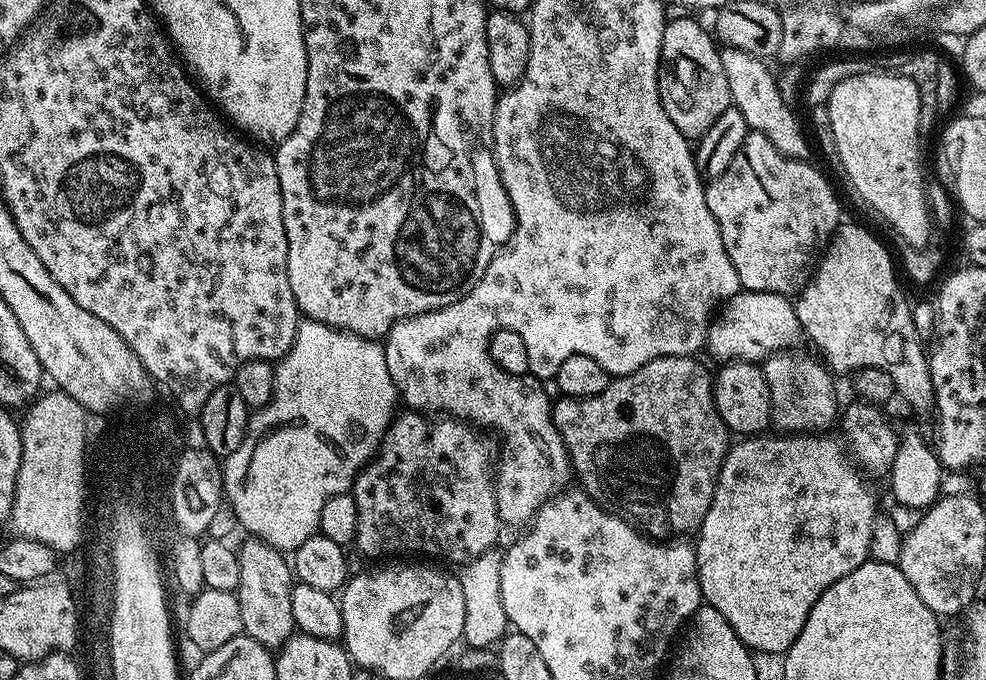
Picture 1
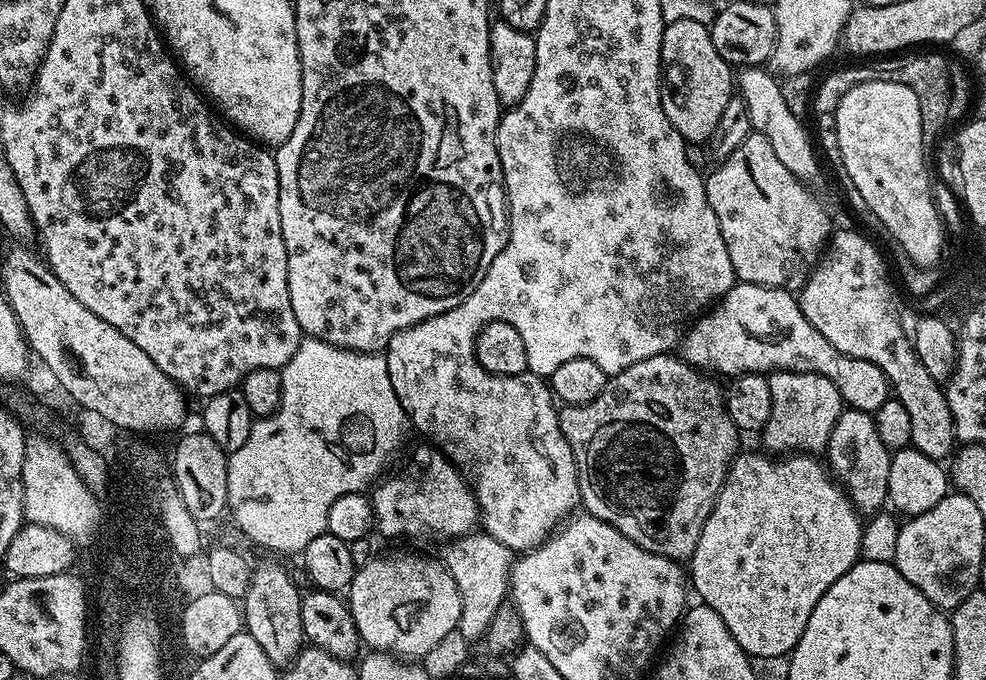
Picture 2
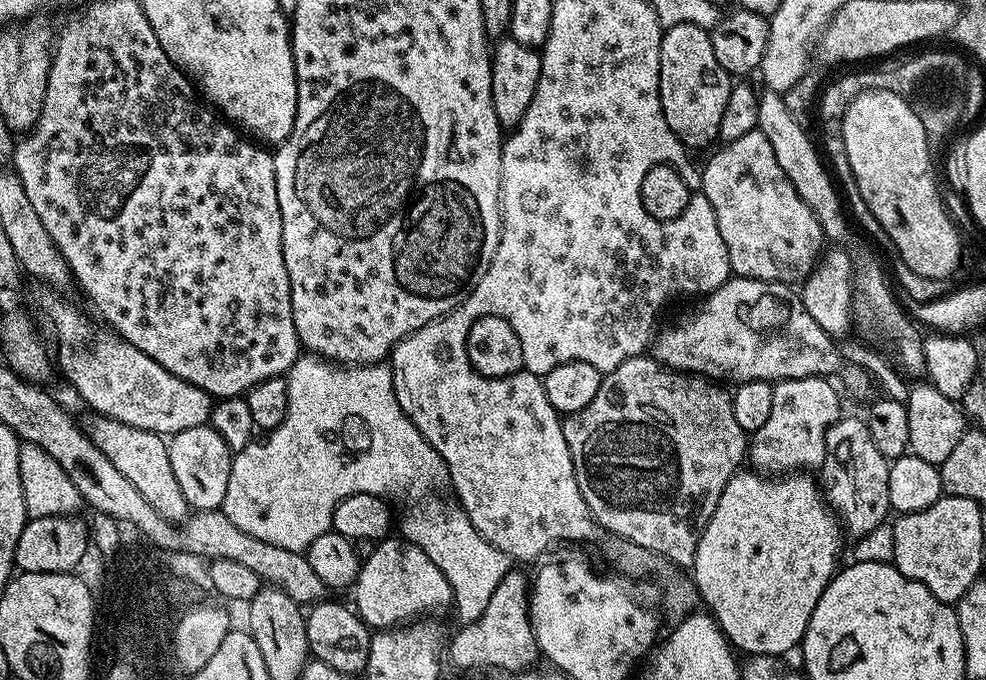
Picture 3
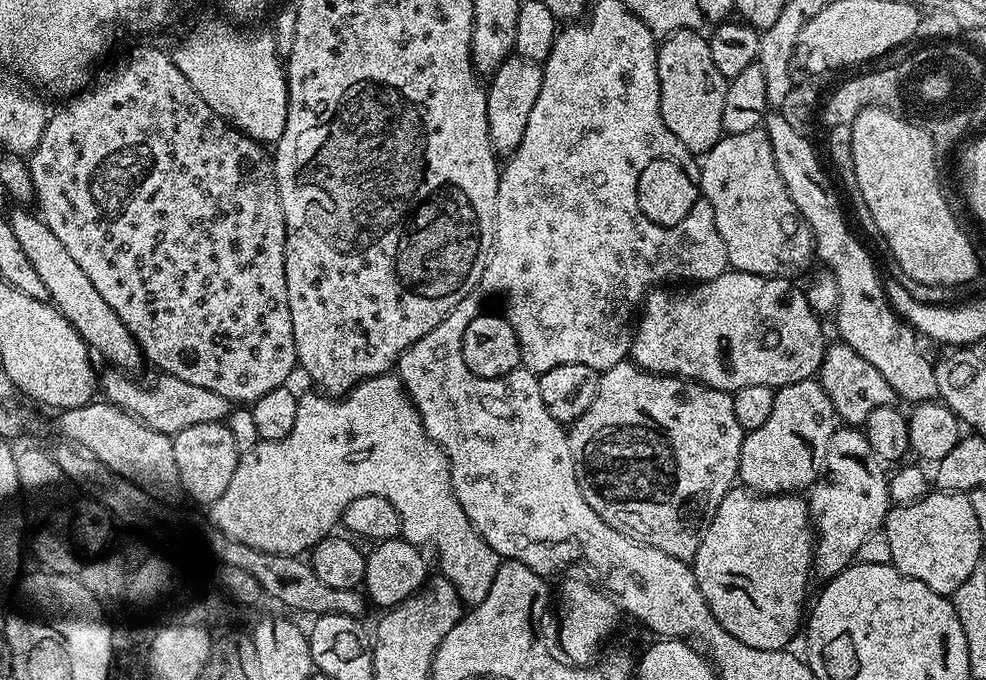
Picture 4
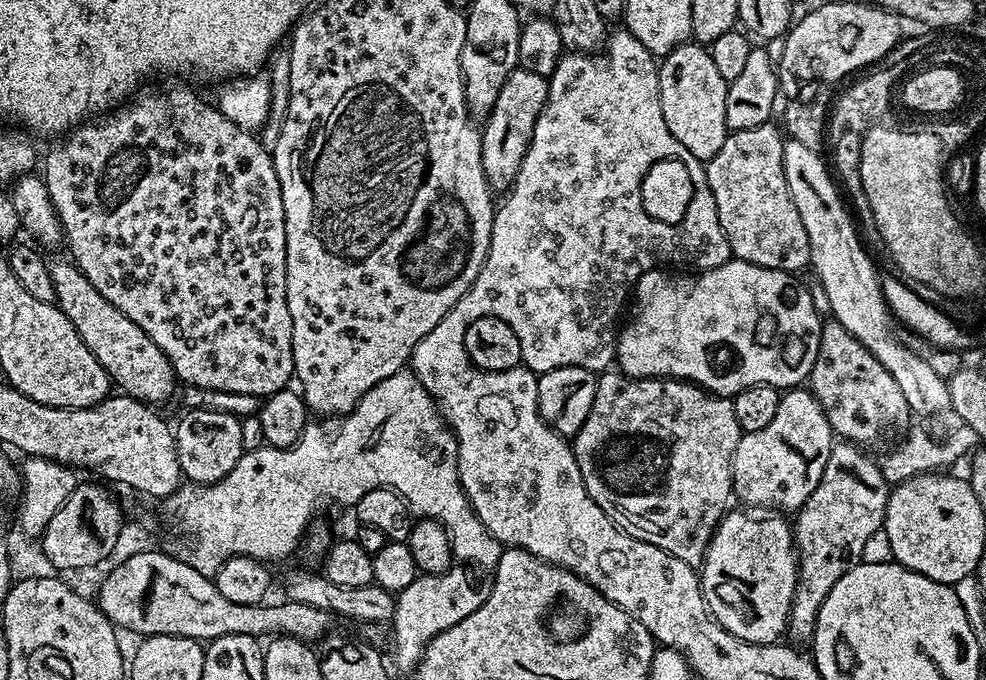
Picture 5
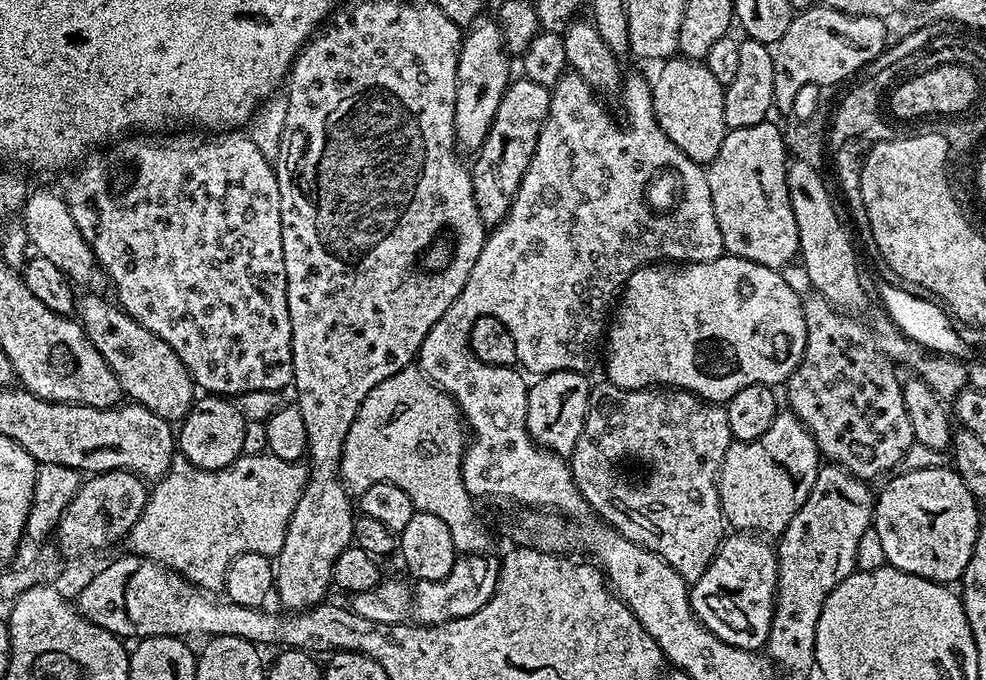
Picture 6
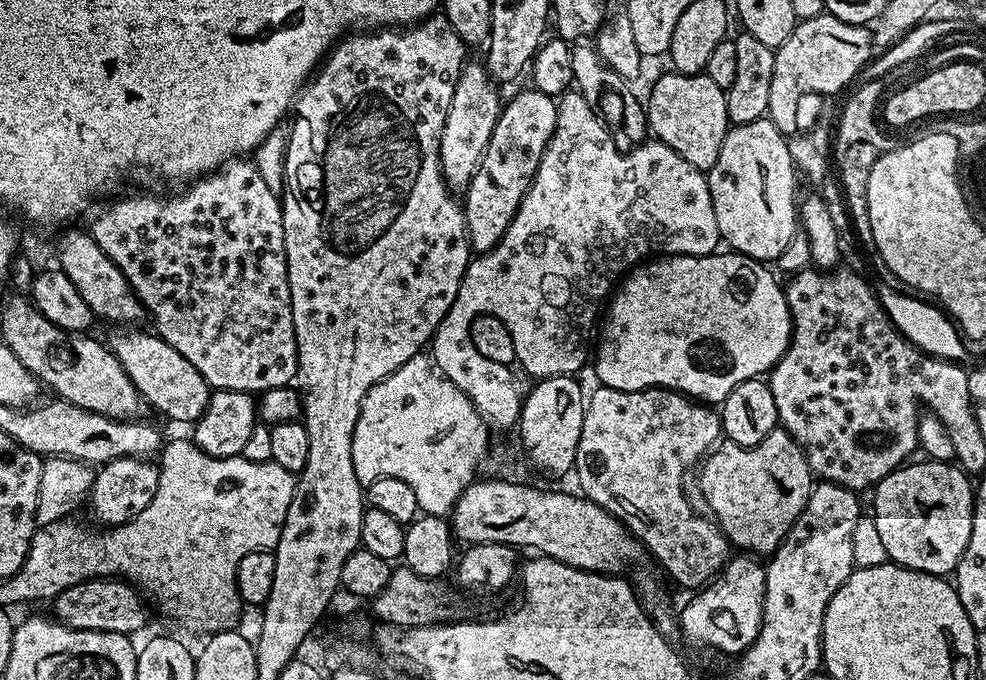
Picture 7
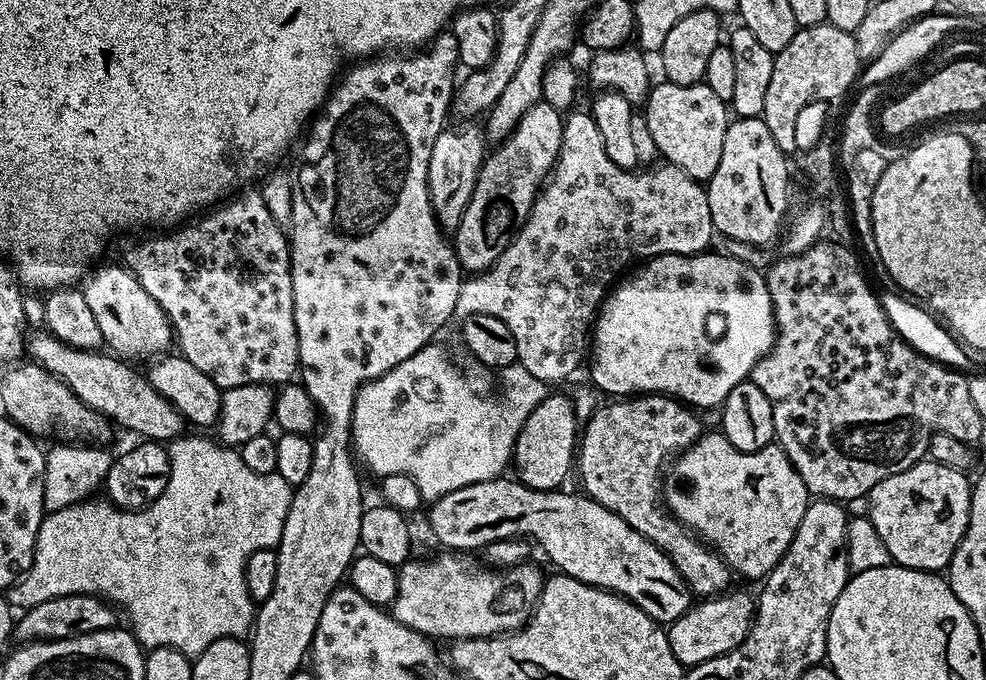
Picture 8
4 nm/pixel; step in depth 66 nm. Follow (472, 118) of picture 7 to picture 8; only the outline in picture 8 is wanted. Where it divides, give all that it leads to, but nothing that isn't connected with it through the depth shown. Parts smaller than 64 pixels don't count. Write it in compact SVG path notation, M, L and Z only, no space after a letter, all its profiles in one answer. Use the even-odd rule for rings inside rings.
M464 122L459 125L461 128L445 127L430 150L428 193L432 199L436 221L444 230L454 230L462 222L462 214L466 214L466 206L470 206L480 168L484 164L486 137L483 131L474 125L472 122Z

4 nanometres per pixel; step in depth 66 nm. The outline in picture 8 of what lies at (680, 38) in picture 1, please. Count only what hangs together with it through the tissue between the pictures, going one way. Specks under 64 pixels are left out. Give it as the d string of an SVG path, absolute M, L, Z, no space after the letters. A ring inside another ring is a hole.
M660 82L657 88L655 85L649 91L642 111L657 153L690 178L707 182L722 159L722 142L730 123L730 108L726 101L718 98L718 94L703 82L690 86Z

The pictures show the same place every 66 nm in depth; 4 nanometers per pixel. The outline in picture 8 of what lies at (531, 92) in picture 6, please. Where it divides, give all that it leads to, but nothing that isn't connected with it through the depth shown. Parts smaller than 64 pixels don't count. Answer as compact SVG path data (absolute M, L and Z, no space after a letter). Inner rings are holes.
M541 102L530 106L530 110L522 114L516 129L499 141L493 152L491 149L485 155L470 206L466 206L462 222L454 229L456 257L465 273L485 272L524 225L532 203L556 166L562 150L563 129L564 116L554 110L554 106Z

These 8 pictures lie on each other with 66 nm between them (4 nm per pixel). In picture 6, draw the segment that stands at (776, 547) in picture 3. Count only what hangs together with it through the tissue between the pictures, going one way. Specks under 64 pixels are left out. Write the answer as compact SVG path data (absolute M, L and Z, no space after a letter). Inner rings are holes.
M756 534L732 535L720 543L706 574L694 581L688 597L694 614L704 623L706 630L722 638L722 642L730 642L730 646L754 652L767 645L776 609L776 548Z

